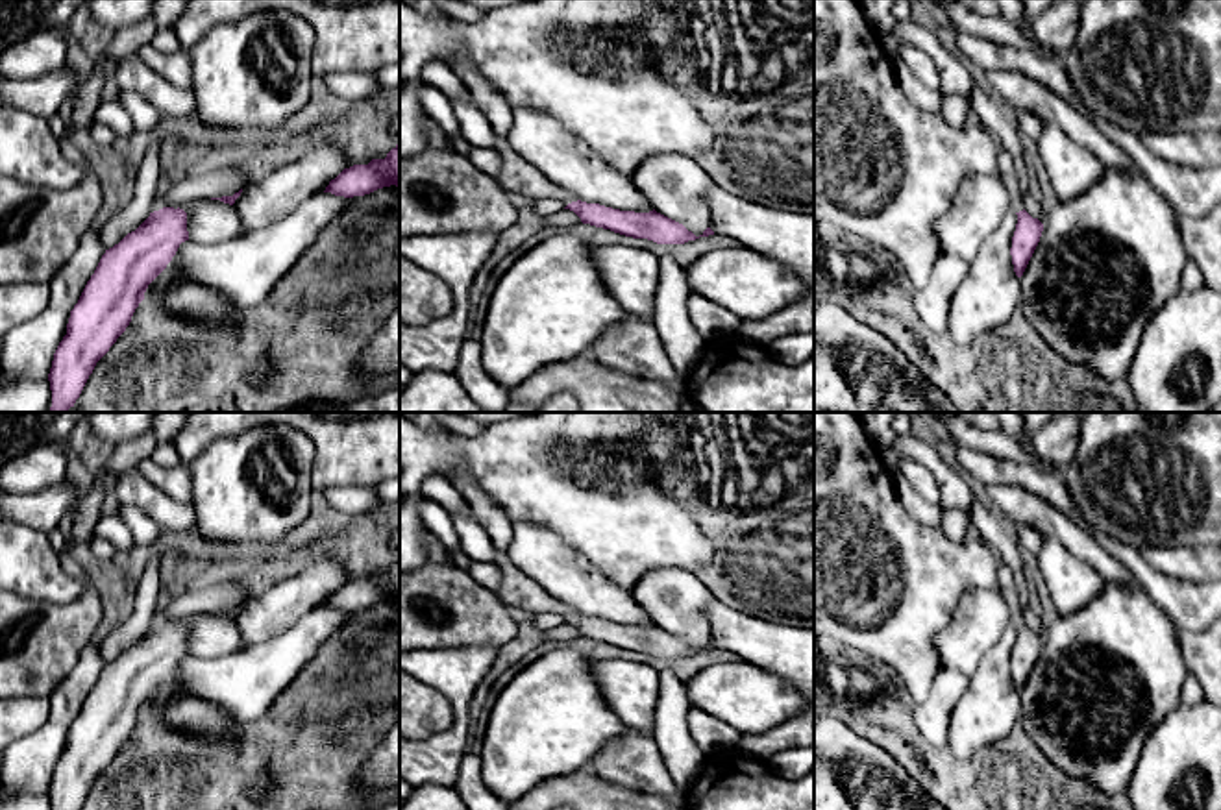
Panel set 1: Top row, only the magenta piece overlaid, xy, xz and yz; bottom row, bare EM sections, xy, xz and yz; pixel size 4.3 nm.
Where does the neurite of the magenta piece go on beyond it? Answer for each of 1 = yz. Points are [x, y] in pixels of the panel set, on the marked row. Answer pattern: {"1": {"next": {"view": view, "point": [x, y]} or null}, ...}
{"1": {"next": null}}

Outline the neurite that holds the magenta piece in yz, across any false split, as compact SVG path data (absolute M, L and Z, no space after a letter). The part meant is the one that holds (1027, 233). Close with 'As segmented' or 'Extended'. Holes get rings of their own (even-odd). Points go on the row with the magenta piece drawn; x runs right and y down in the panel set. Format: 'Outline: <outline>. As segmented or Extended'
Outline: M1025 209L1016 213L1018 224L1012 237L1012 264L1018 277L1023 276L1043 231L1043 224L1032 218Z. As segmented

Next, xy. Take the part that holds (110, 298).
Outline: M163 207L105 250L70 311L67 335L54 353L48 412L67 412L74 407L96 362L126 331L148 285L185 240L189 240L187 213L179 207Z. As segmented

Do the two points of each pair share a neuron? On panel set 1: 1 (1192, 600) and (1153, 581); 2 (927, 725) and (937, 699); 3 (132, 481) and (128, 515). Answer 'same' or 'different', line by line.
1: same
2: same
3: different

